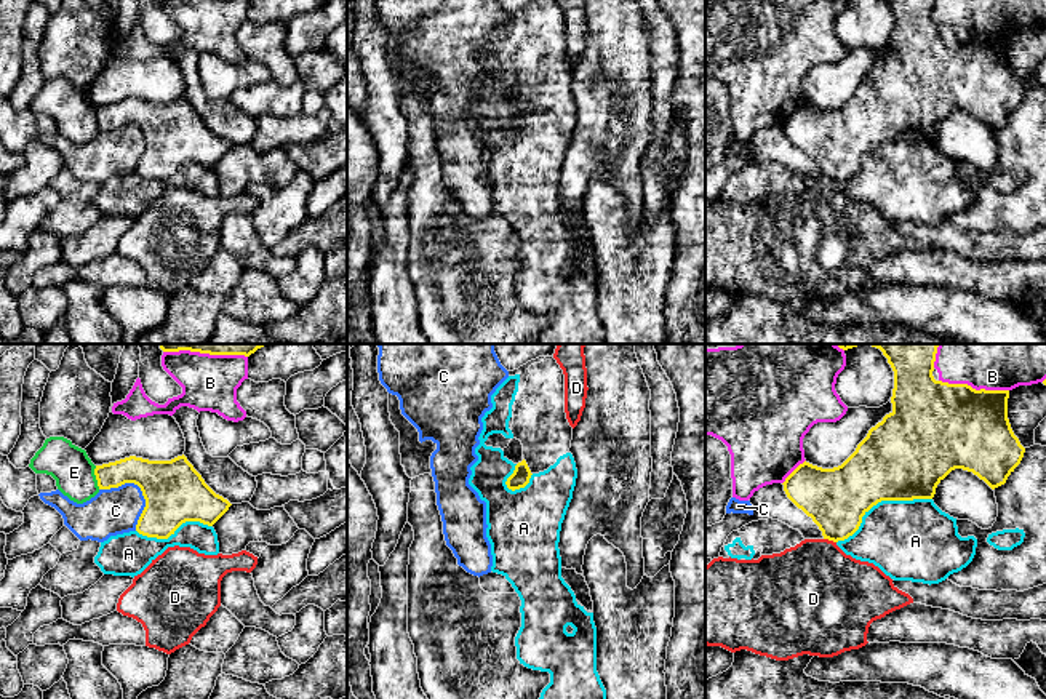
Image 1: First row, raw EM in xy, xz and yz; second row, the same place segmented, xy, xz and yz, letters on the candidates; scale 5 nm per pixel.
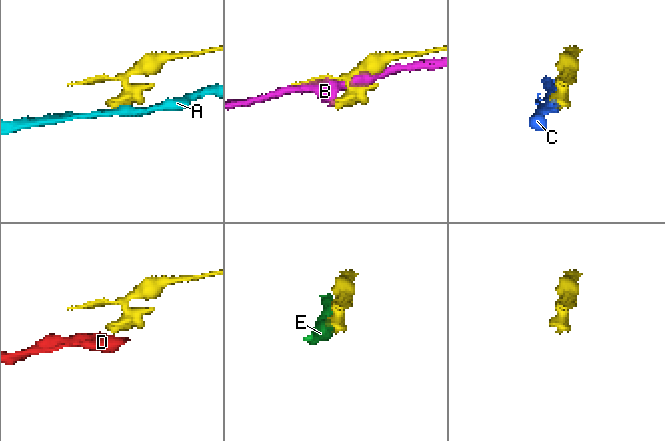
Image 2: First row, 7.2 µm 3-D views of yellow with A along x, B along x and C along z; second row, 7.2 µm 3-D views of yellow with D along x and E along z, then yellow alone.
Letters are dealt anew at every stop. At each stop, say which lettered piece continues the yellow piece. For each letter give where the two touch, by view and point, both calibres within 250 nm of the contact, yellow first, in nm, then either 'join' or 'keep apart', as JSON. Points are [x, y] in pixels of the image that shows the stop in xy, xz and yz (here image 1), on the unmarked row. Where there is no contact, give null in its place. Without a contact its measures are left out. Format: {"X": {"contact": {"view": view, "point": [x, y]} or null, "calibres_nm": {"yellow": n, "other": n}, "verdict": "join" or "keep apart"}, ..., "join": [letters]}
{"A": {"contact": {"view": "yz", "point": [880, 143]}, "calibres_nm": {"yellow": 440, "other": 400}, "verdict": "keep apart"}, "B": {"contact": {"view": "yz", "point": [974, 31]}, "calibres_nm": {"yellow": 440, "other": 160}, "verdict": "keep apart"}, "C": {"contact": {"view": "xy", "point": [141, 131]}, "calibres_nm": {"yellow": 300, "other": 240}, "verdict": "keep apart"}, "D": {"contact": {"view": "yz", "point": [830, 181]}, "calibres_nm": {"yellow": 320, "other": 460}, "verdict": "keep apart"}, "E": {"contact": {"view": "xy", "point": [96, 119]}, "calibres_nm": {"yellow": 150, "other": 200}, "verdict": "keep apart"}, "join": []}

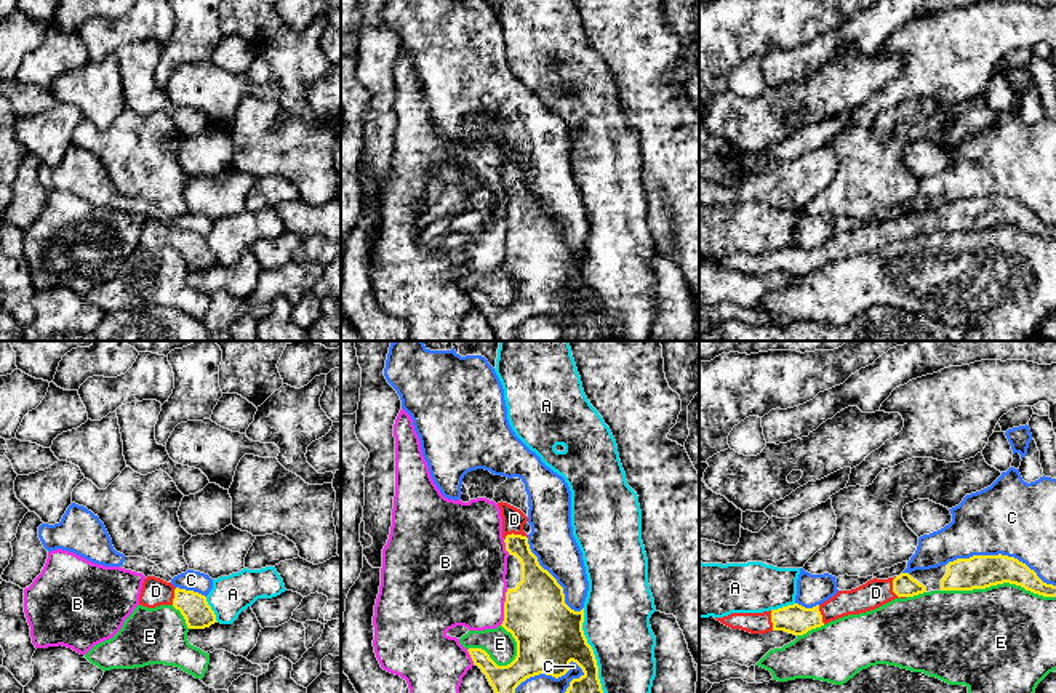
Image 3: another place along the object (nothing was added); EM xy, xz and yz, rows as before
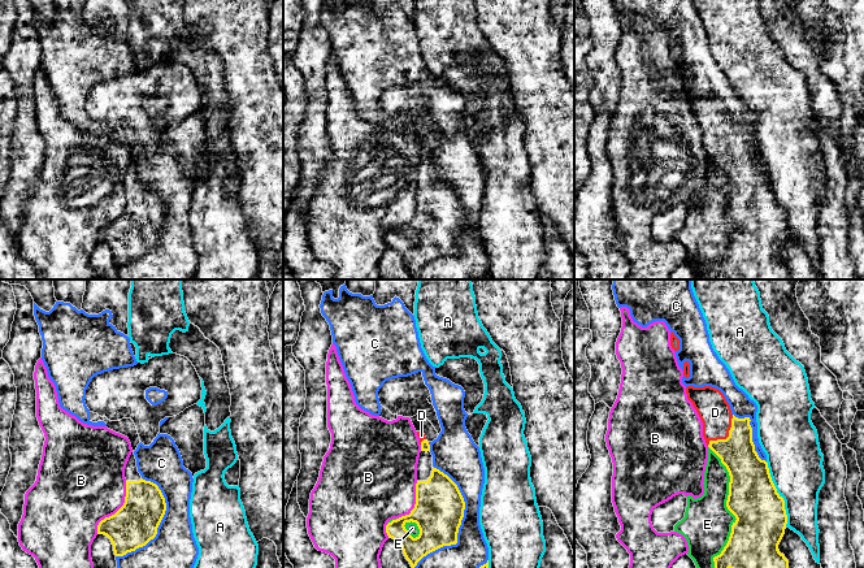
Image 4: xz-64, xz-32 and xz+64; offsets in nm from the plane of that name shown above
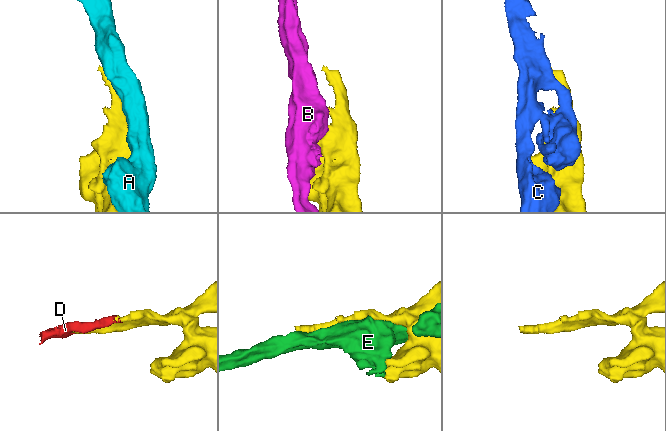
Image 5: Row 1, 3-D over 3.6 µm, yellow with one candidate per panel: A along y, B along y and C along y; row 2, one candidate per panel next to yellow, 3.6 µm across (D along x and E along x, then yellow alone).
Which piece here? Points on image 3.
{"A": {"contact": {"view": "xz", "point": [592, 295]}, "calibres_nm": {"yellow": 340, "other": 340}, "verdict": "keep apart"}, "B": {"contact": {"view": "xz", "point": [504, 248]}, "calibres_nm": {"yellow": 320, "other": 440}, "verdict": "keep apart"}, "C": {"contact": {"view": "yz", "point": [1000, 196]}, "calibres_nm": {"yellow": 170, "other": 380}, "verdict": "keep apart"}, "D": {"contact": {"view": "xz", "point": [516, 176]}, "calibres_nm": {"yellow": 140, "other": 110}, "verdict": "join"}, "E": {"contact": {"view": "yz", "point": [999, 224]}, "calibres_nm": {"yellow": 170, "other": 480}, "verdict": "keep apart"}, "join": ["D"]}

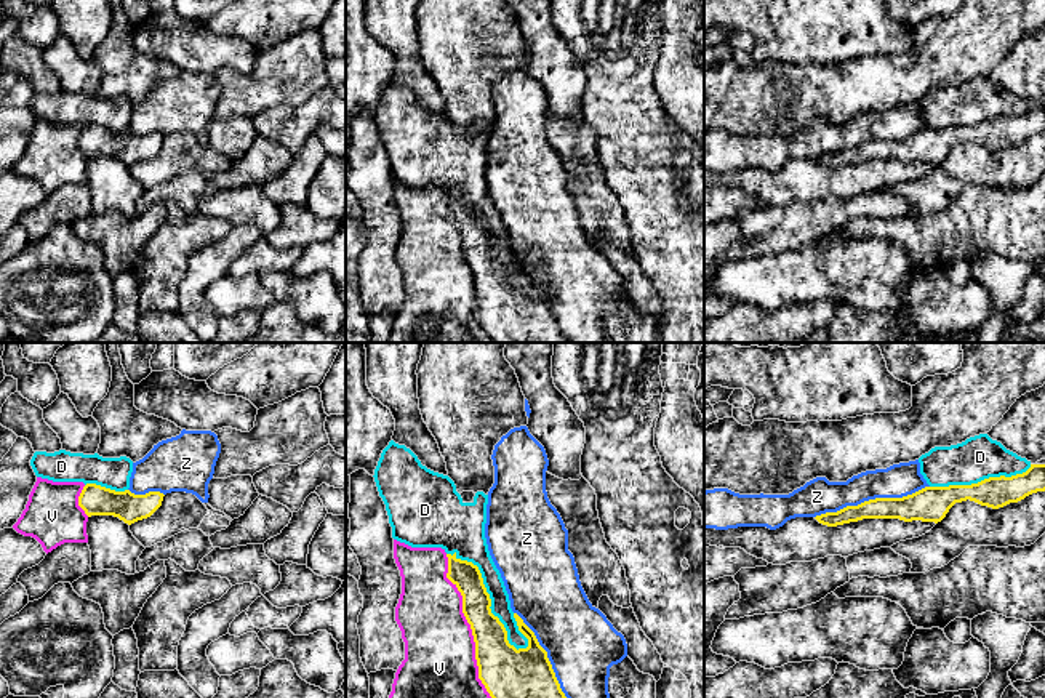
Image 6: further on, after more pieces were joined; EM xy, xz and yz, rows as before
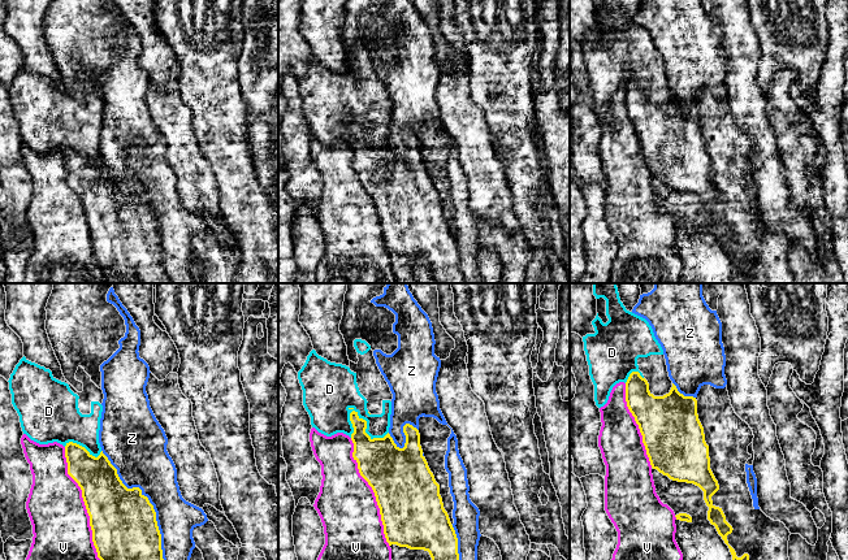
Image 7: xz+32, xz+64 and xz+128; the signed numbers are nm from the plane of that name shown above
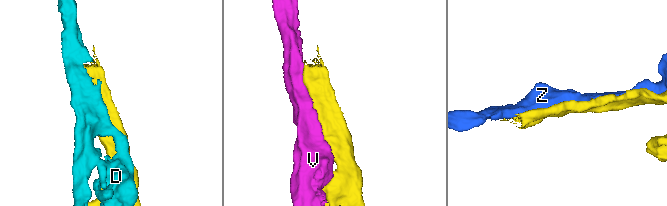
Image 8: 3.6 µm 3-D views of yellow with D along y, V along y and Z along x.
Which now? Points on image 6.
{"D": {"contact": {"view": "xz", "point": [488, 239]}, "calibres_nm": {"yellow": 180, "other": 130}, "verdict": "keep apart"}, "V": {"contact": {"view": "xz", "point": [471, 269]}, "calibres_nm": {"yellow": 240, "other": 360}, "verdict": "keep apart"}, "Z": {"contact": {"view": "yz", "point": [871, 141]}, "calibres_nm": {"yellow": 140, "other": 170}, "verdict": "keep apart"}, "join": []}

